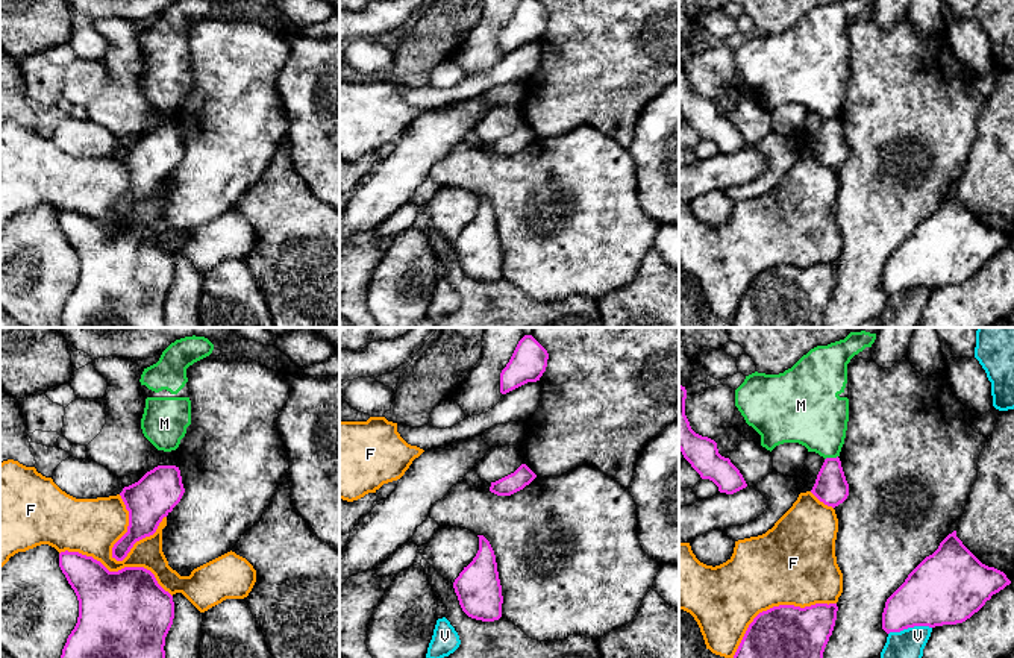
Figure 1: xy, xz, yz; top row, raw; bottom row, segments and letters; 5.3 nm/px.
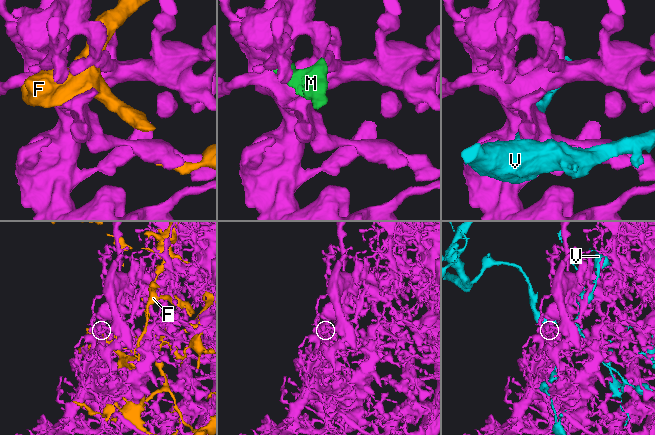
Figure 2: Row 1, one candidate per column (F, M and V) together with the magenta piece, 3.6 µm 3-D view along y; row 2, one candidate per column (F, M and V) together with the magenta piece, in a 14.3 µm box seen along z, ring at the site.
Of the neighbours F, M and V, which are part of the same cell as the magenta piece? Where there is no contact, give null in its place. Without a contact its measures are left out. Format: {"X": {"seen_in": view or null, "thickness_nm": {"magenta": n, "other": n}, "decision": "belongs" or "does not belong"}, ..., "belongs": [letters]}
{"F": {"seen_in": "xy", "thickness_nm": {"magenta": 240, "other": 300}, "decision": "does not belong"}, "M": {"seen_in": "yz", "thickness_nm": {"magenta": 180, "other": 340}, "decision": "does not belong"}, "V": {"seen_in": "yz", "thickness_nm": {"magenta": 360, "other": 160}, "decision": "does not belong"}, "belongs": []}

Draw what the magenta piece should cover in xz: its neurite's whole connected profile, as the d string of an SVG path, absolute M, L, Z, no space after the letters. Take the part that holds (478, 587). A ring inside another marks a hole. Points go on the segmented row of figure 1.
M484 535L479 550L453 582L462 611L476 620L494 622L502 617L502 585L494 550Z

